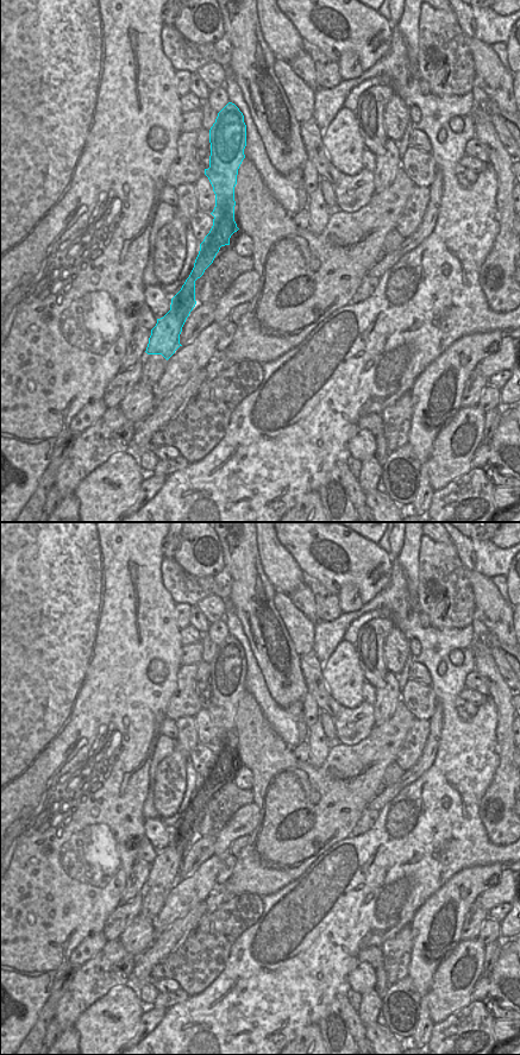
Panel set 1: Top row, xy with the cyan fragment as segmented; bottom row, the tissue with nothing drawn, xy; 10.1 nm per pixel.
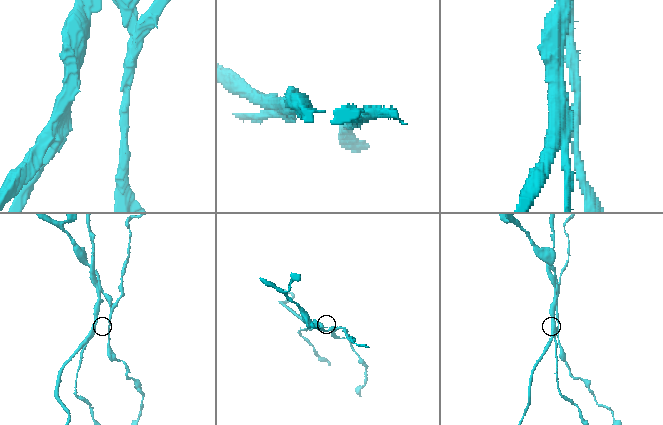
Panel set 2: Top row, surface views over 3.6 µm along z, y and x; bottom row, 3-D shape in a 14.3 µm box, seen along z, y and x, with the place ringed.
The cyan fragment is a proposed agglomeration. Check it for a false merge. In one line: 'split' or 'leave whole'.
split

